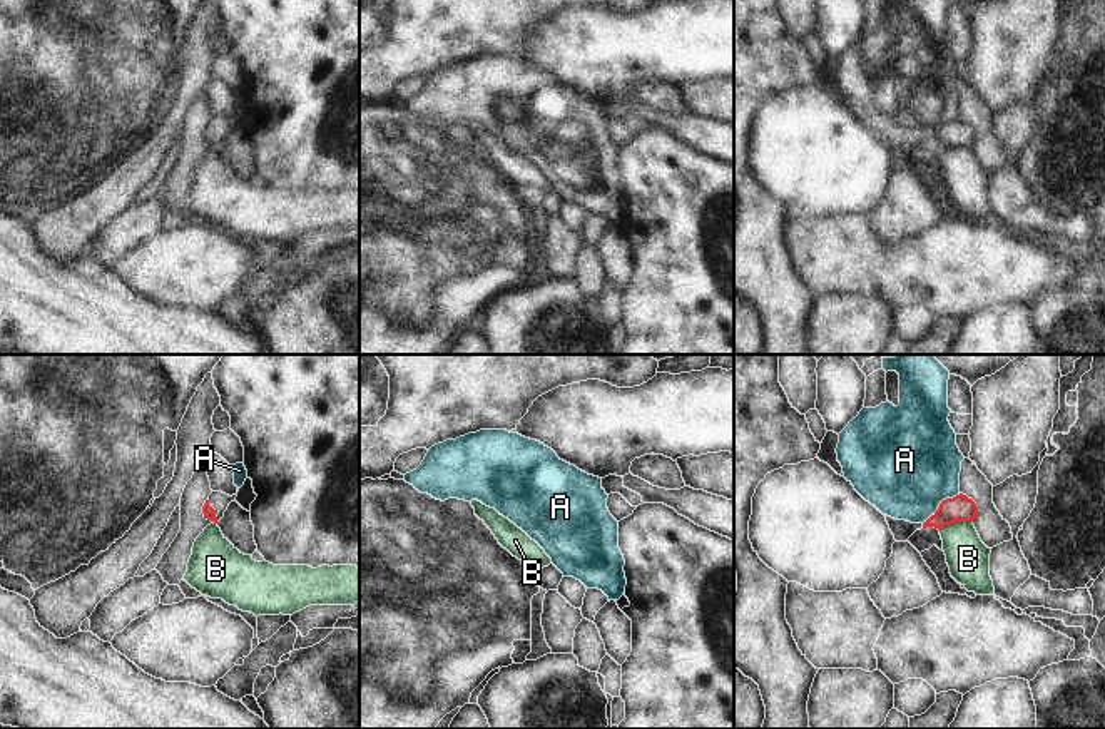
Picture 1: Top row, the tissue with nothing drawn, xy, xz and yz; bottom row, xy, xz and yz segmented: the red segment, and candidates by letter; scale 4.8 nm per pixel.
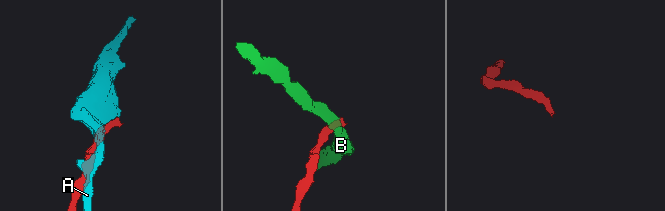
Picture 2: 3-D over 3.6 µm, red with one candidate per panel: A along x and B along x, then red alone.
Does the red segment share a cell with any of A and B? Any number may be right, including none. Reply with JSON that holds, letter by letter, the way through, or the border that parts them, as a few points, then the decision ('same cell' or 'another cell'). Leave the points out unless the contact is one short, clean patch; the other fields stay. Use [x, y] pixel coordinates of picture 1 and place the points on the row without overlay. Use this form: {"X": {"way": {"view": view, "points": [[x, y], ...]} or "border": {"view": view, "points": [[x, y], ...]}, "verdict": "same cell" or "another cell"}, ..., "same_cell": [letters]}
{"A": {"verdict": "another cell"}, "B": {"border": {"view": "yz", "points": [[972, 146], [957, 146], [938, 154]]}, "verdict": "another cell"}, "same_cell": []}

